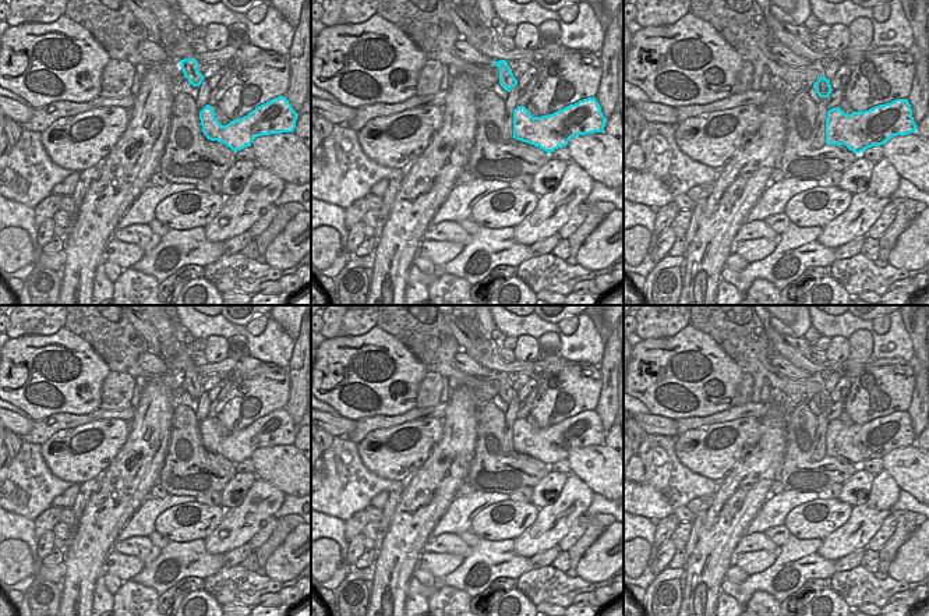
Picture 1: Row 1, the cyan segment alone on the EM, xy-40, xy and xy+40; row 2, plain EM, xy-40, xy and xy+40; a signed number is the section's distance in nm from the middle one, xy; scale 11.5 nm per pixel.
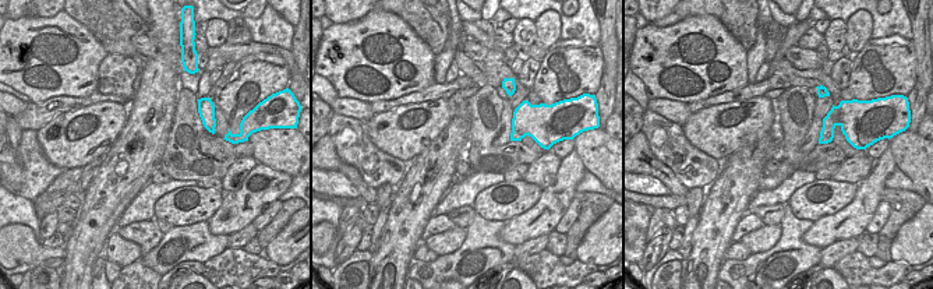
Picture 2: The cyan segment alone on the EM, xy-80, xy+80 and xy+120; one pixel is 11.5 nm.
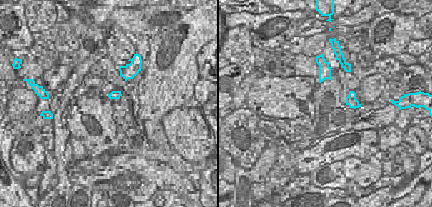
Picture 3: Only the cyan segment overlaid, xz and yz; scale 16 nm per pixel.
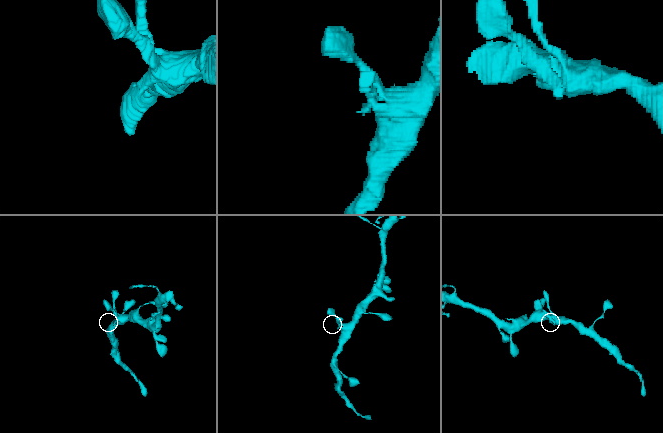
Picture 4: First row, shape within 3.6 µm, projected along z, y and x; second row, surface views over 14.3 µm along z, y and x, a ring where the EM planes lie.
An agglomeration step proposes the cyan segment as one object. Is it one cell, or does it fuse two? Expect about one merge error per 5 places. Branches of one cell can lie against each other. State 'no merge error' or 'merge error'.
no merge error

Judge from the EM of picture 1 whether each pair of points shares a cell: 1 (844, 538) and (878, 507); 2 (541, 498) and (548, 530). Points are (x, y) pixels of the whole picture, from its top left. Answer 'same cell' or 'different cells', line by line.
1: same cell
2: different cells

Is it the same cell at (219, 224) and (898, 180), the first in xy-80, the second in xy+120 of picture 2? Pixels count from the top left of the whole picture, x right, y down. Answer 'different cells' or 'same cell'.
different cells

